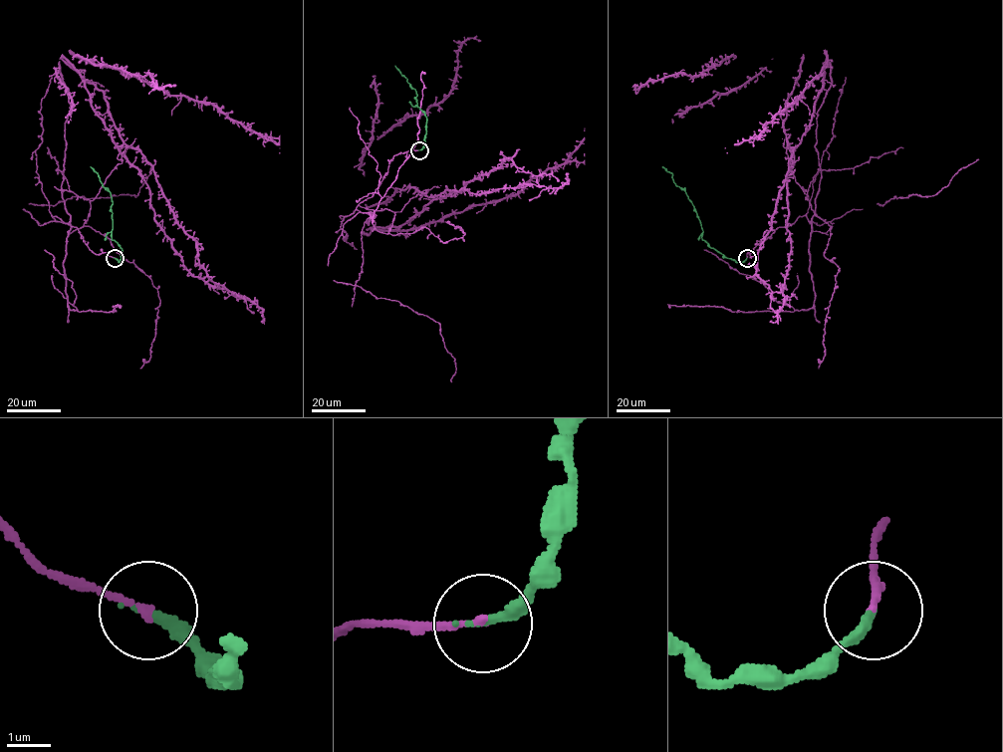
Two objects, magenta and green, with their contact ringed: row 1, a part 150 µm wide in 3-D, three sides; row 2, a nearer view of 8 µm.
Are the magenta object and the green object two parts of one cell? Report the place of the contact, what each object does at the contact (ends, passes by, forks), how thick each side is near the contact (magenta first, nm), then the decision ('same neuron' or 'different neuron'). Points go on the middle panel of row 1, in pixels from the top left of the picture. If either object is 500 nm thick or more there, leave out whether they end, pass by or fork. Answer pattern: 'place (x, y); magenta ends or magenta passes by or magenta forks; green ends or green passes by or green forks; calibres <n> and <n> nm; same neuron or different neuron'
place (419, 150); magenta ends; green ends; calibres 180 and 240 nm; same neuron

